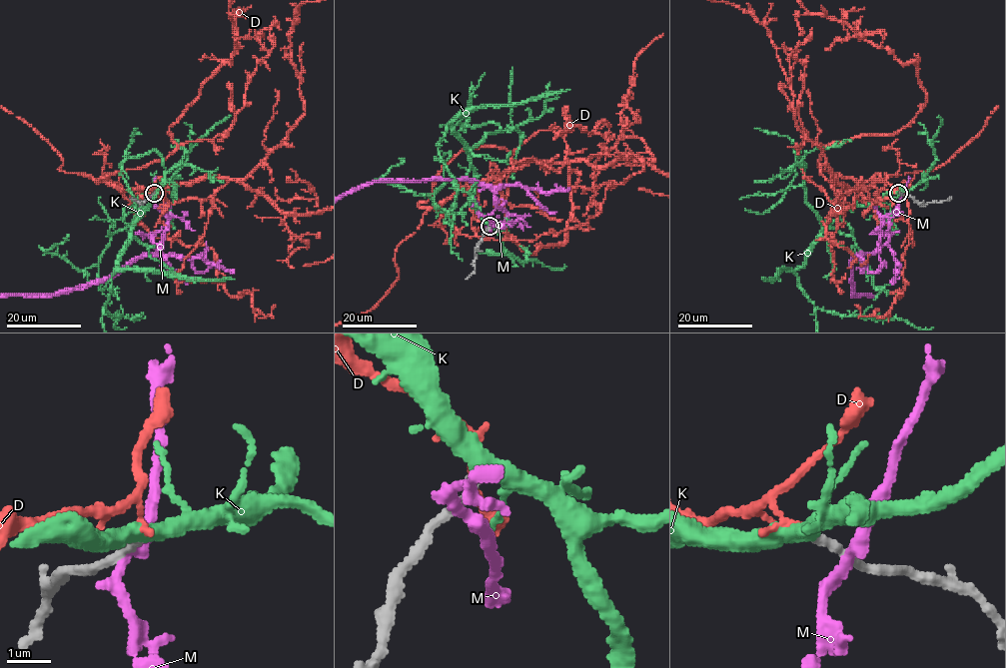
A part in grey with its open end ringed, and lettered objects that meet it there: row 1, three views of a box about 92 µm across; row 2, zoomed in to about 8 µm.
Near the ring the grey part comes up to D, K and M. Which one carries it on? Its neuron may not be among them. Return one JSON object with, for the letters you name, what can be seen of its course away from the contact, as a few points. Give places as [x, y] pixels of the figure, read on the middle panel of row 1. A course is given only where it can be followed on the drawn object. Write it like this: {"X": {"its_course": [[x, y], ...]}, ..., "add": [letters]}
{"K": {"its_course": [[490, 227], [472, 207], [476, 170], [450, 122], [442, 146], [414, 113], [374, 113], [348, 92]]}, "add": ["K"]}

